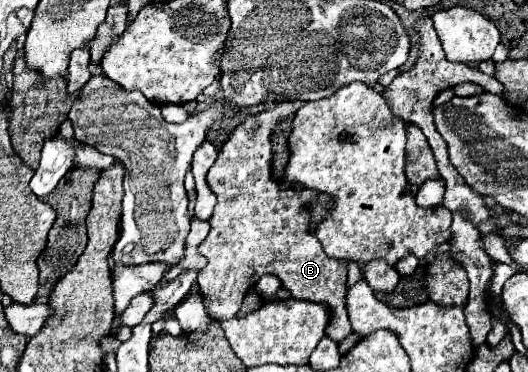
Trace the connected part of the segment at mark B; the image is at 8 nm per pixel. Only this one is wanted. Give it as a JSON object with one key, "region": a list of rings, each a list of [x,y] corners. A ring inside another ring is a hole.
{"region":[[[283,102],[277,104],[271,110],[263,110],[259,114],[249,116],[239,128],[237,132],[231,134],[229,142],[225,142],[225,146],[221,148],[215,164],[211,166],[209,174],[207,174],[207,182],[209,188],[213,190],[213,194],[217,196],[217,206],[213,210],[213,216],[209,220],[211,224],[211,232],[209,236],[199,244],[199,252],[209,260],[207,266],[199,272],[197,276],[197,284],[201,288],[203,294],[207,294],[207,306],[213,314],[215,320],[227,320],[233,318],[239,308],[241,302],[247,294],[247,288],[255,286],[257,280],[263,274],[273,274],[277,276],[283,286],[291,292],[293,298],[297,300],[309,300],[309,302],[323,302],[329,310],[331,310],[331,318],[329,324],[325,328],[325,334],[337,342],[341,342],[347,334],[351,334],[351,324],[347,318],[347,308],[345,308],[345,294],[347,294],[347,268],[345,262],[329,258],[323,248],[321,242],[317,240],[317,236],[309,234],[309,212],[305,208],[307,202],[311,202],[313,198],[317,198],[317,192],[309,192],[309,190],[301,190],[301,192],[283,192],[279,188],[277,182],[273,182],[271,178],[271,132],[273,126],[277,124],[277,118],[281,116],[289,116],[295,114],[297,108],[301,108],[303,102]]]}

